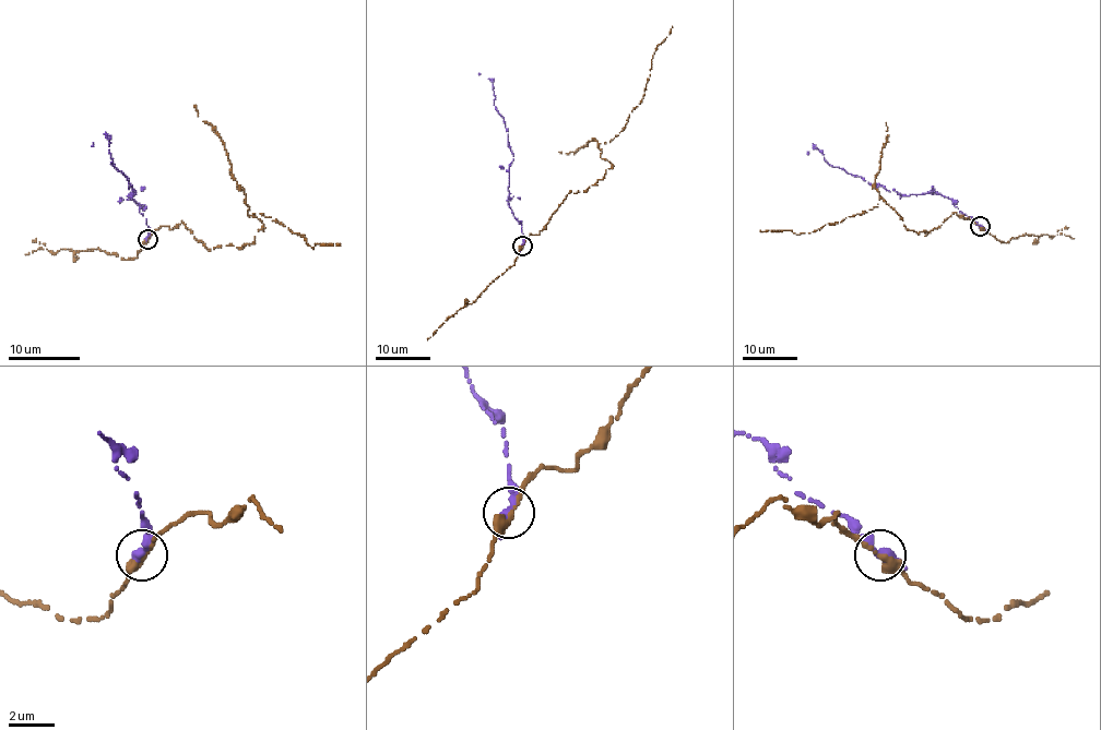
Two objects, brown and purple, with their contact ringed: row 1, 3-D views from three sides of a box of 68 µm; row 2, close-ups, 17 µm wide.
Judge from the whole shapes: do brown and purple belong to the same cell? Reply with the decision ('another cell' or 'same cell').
another cell

